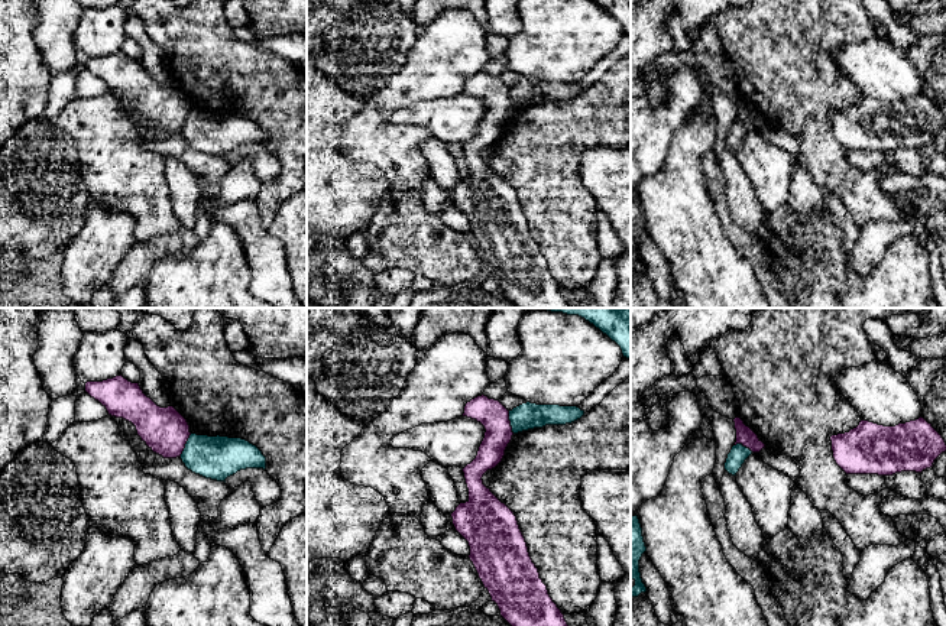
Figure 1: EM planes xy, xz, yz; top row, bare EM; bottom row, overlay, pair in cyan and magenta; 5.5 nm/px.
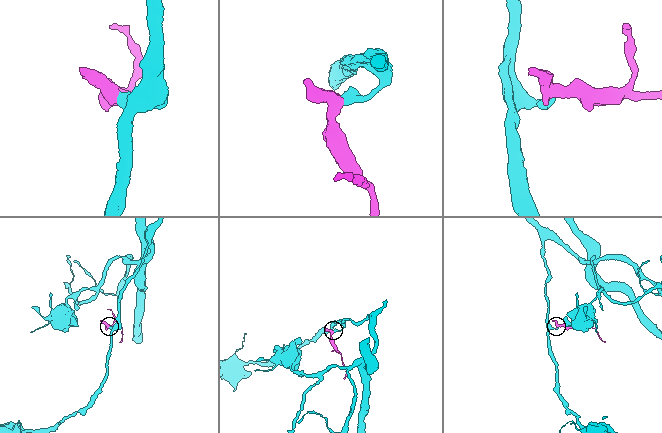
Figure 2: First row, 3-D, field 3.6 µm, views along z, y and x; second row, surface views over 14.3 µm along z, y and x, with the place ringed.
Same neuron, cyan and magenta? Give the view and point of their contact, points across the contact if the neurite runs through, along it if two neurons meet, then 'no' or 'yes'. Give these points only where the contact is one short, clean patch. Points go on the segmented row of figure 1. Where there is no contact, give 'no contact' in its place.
xy (185, 446) | along xy (191, 434), (180, 456) | no

